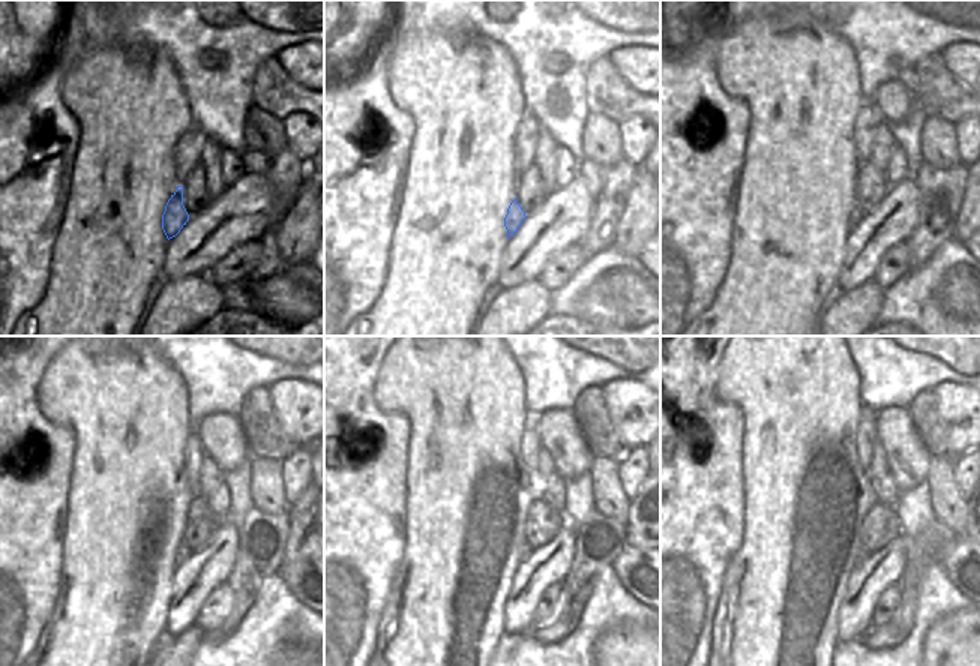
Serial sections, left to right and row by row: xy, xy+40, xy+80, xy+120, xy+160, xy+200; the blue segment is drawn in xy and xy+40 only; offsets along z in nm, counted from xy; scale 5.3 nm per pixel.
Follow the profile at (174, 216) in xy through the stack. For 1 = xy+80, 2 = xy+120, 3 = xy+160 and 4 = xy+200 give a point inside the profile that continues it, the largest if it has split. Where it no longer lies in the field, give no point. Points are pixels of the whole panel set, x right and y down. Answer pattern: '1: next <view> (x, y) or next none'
1: next xy+80 (856, 215)
2: next xy+120 (183, 551)
3: next xy+160 (526, 551)
4: next xy+200 (865, 554)

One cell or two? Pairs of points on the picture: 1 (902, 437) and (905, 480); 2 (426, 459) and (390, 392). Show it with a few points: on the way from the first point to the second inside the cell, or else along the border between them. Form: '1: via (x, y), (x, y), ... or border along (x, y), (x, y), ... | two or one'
1: via (904, 447), (905, 470) | one
2: via (426, 441), (426, 425), (408, 407) | one

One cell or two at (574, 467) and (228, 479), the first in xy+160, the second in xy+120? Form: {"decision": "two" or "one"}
{"decision": "two"}

